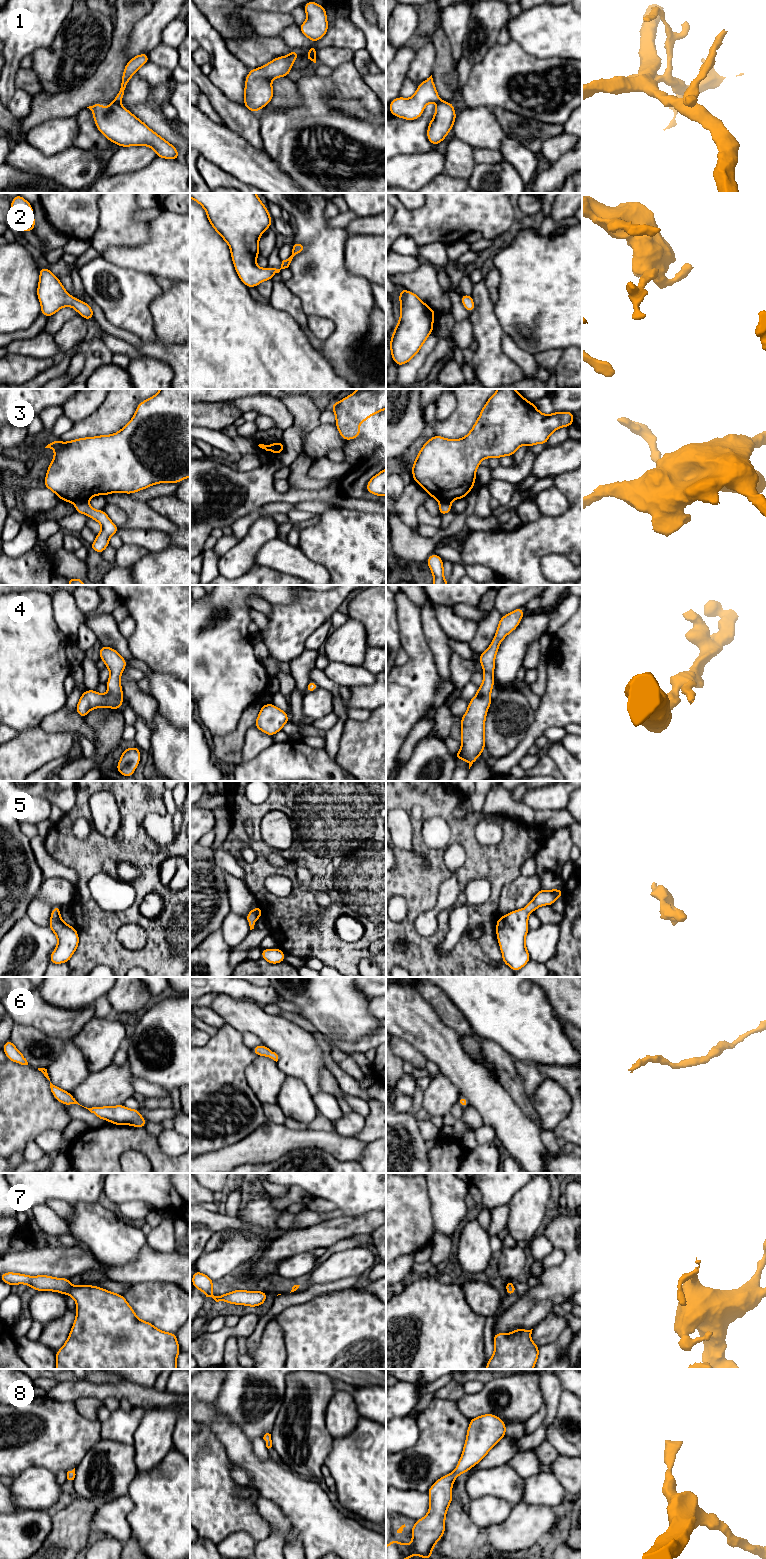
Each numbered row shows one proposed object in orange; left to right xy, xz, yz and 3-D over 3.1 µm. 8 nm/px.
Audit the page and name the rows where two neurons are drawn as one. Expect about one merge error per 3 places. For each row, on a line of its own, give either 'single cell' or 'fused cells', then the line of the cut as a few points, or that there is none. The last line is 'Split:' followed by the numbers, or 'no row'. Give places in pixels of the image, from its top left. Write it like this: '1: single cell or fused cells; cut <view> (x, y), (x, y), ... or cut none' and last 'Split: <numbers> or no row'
1: fused cells; cut xy (114, 100), (119, 103)
2: single cell; cut none
3: fused cells; cut xz (272, 445), (275, 450), (281, 451)
4: single cell; cut none
5: single cell; cut none
6: single cell; cut none
7: single cell; cut none
8: single cell; cut none
Split: 1, 3

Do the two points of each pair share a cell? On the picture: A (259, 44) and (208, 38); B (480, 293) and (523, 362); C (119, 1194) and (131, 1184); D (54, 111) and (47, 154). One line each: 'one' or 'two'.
A: two
B: two
C: one
D: two

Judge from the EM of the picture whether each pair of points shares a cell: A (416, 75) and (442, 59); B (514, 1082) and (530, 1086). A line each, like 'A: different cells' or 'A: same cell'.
A: different cells
B: different cells

